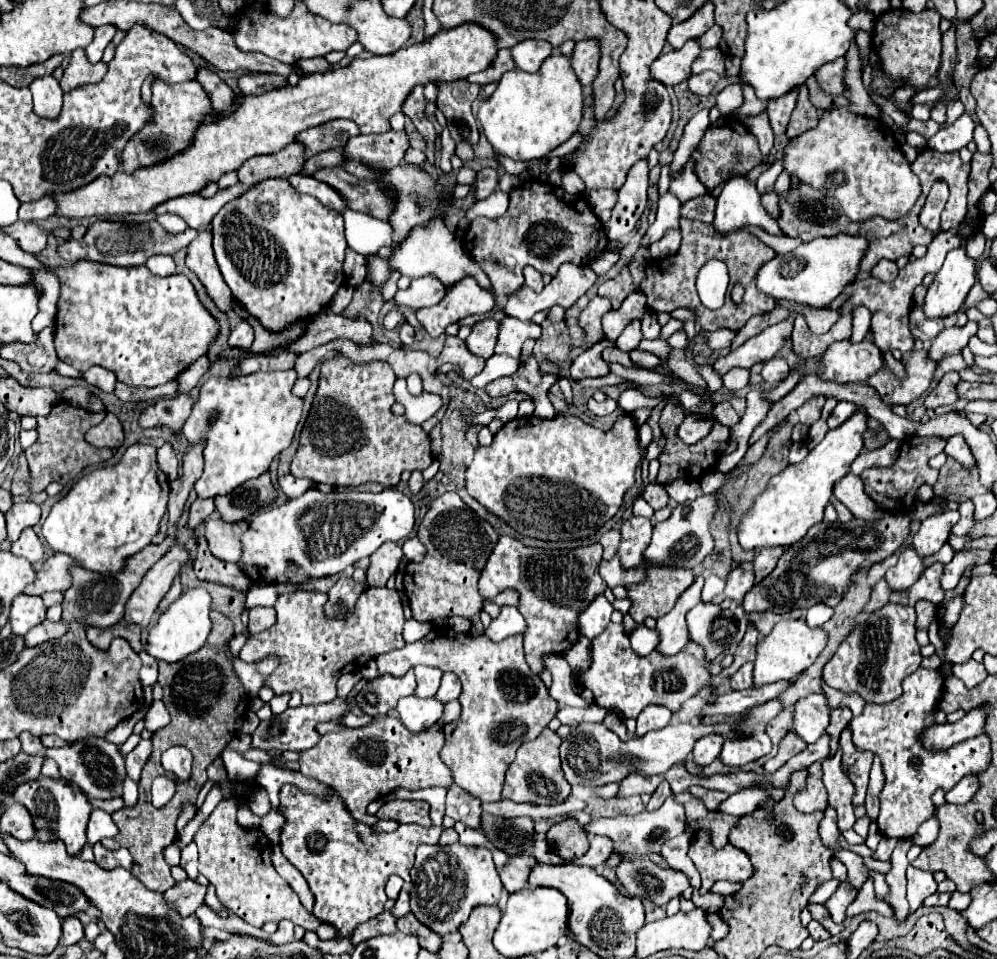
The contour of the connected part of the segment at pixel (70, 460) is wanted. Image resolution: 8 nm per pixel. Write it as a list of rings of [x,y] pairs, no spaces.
[[[60,401],[50,411],[50,415],[36,417],[36,421],[38,421],[38,425],[36,425],[38,441],[24,451],[26,459],[28,459],[28,465],[30,465],[30,471],[32,471],[32,491],[42,491],[52,481],[58,481],[58,483],[66,485],[70,479],[74,479],[86,467],[98,465],[98,463],[108,461],[112,457],[112,449],[108,449],[108,447],[96,449],[94,445],[90,445],[84,439],[86,431],[90,427],[102,423],[104,417],[106,417],[106,411],[94,413],[94,411],[82,409],[82,407],[68,405],[66,401]]]

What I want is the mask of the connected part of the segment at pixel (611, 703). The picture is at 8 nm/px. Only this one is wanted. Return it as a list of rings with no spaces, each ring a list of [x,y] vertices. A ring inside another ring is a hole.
[[[610,623],[604,633],[596,635],[592,639],[592,653],[590,653],[590,667],[582,671],[576,679],[582,687],[590,689],[594,693],[594,701],[608,709],[608,711],[618,711],[622,717],[632,717],[636,719],[640,711],[650,705],[664,705],[670,711],[678,711],[684,701],[694,697],[702,689],[714,691],[720,683],[730,679],[744,663],[756,659],[756,645],[758,645],[758,631],[754,627],[748,627],[744,639],[734,651],[734,661],[730,667],[722,669],[718,675],[710,675],[702,665],[696,663],[694,657],[686,655],[680,651],[678,655],[662,655],[662,653],[652,653],[648,657],[640,657],[634,653],[630,647],[628,633],[624,631],[624,623]]]

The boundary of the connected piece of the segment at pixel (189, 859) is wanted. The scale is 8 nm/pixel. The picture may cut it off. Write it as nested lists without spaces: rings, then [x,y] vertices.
[[[190,843],[188,847],[182,849],[182,859],[180,859],[180,867],[188,873],[190,879],[196,879],[198,873],[198,849],[196,843]]]

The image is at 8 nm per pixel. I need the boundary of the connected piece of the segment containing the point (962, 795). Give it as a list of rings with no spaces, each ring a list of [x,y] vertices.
[[[968,775],[946,793],[946,801],[948,803],[956,803],[956,805],[966,805],[978,793],[978,789],[980,789],[978,777],[976,775]]]

